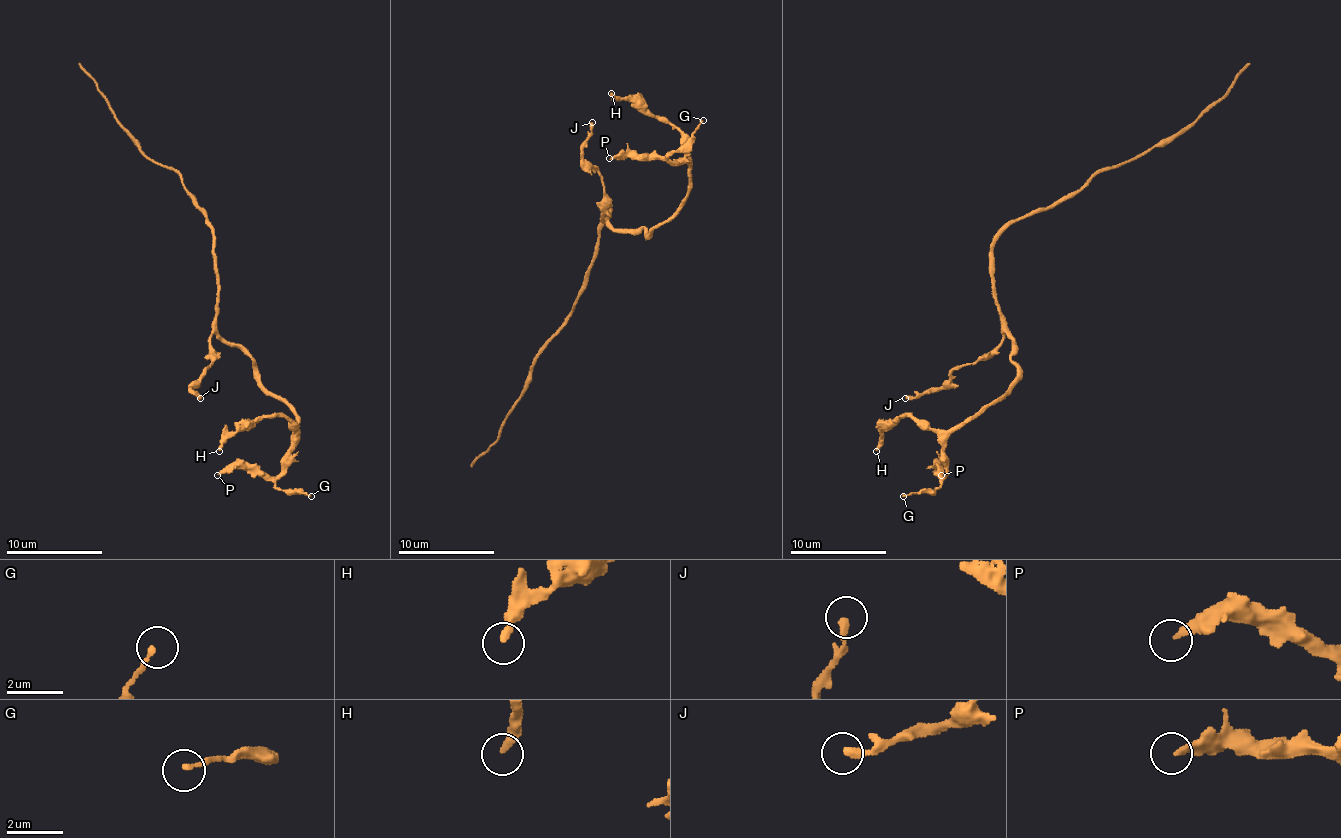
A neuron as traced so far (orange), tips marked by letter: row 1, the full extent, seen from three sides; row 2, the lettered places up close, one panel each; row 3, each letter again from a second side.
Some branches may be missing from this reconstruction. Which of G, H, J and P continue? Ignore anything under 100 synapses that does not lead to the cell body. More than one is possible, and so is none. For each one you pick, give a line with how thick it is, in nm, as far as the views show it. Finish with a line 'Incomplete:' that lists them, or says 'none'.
Incomplete: none

